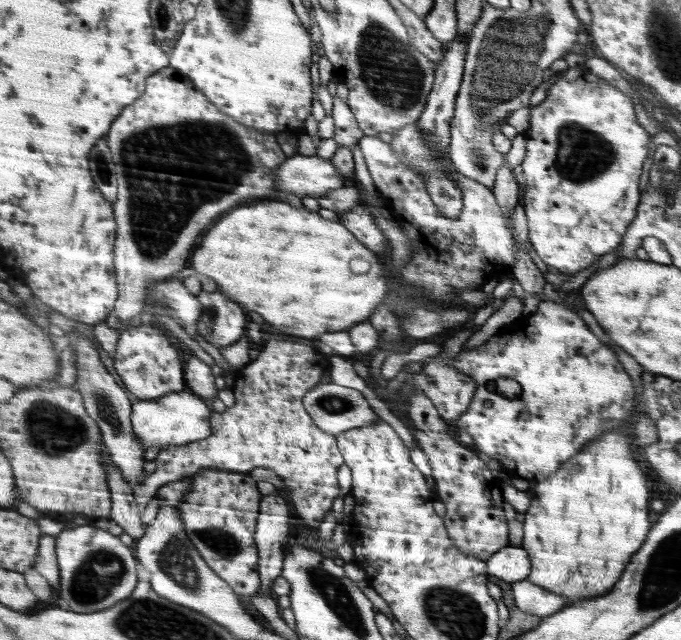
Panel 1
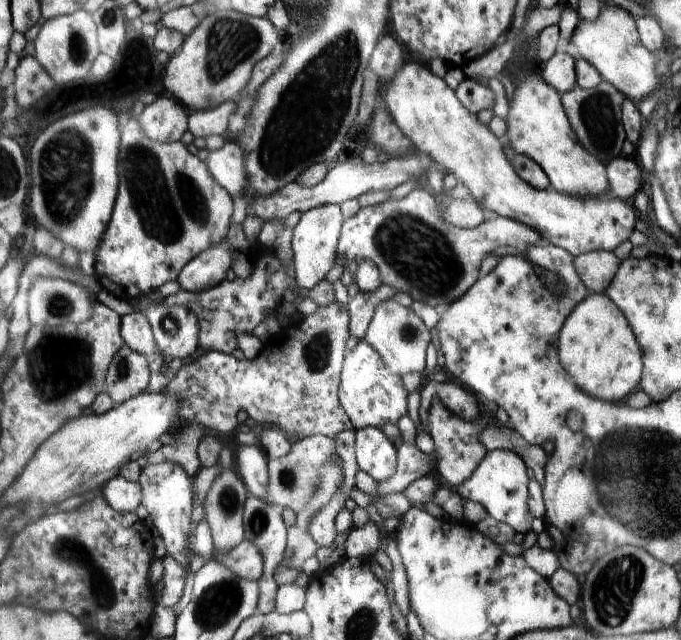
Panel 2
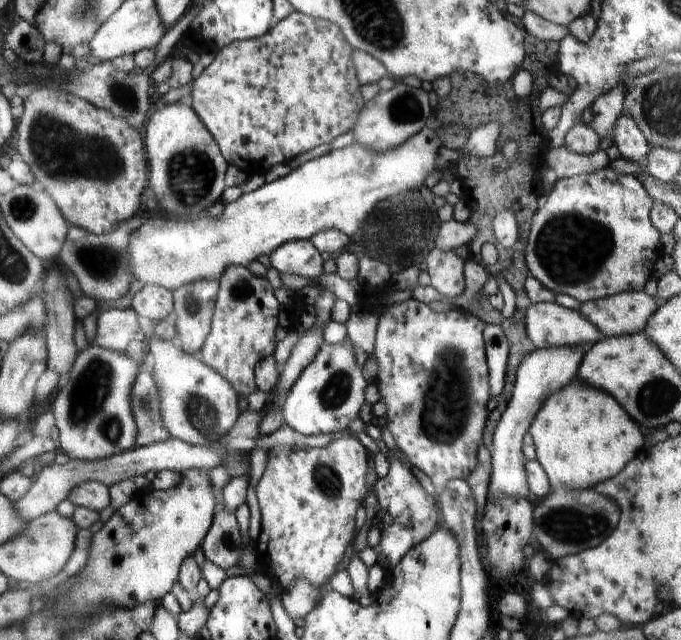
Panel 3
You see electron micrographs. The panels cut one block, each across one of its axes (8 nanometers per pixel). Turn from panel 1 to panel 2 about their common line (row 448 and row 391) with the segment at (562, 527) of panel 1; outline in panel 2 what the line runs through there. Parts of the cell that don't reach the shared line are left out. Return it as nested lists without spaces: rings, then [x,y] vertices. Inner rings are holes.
[[[587,292],[585,300],[581,300],[565,318],[557,338],[557,356],[571,382],[585,394],[611,404],[619,404],[619,400],[631,394],[641,376],[641,350],[631,334],[631,324],[623,316],[625,314],[607,294]]]

